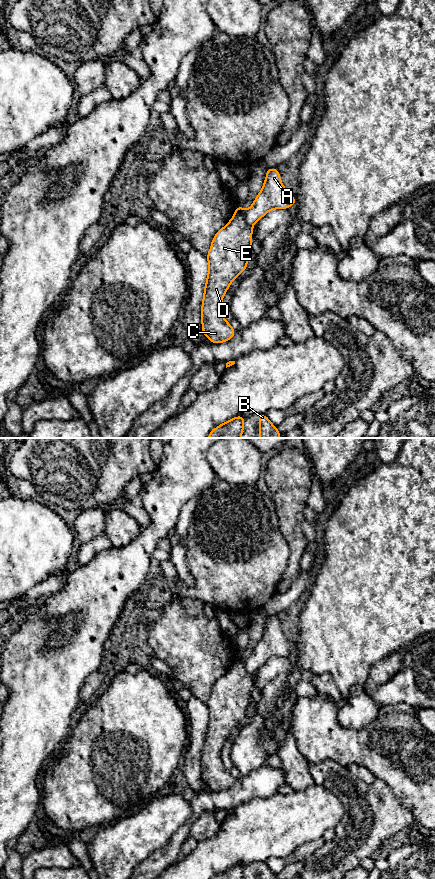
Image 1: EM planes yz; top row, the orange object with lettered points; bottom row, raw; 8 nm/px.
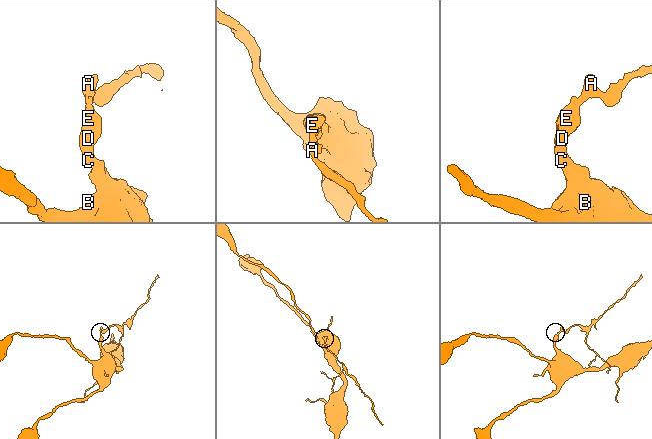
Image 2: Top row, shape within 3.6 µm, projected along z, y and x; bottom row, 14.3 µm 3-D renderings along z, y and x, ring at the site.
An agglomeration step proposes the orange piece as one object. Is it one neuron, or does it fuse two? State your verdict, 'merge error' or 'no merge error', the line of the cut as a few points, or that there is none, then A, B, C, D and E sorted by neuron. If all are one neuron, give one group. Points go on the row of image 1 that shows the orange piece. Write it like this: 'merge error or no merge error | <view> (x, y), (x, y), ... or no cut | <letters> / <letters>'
merge error | yz (244, 211), (244, 219), (251, 227) | A / B C D E

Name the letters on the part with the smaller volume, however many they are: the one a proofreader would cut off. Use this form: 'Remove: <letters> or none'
Remove: A

